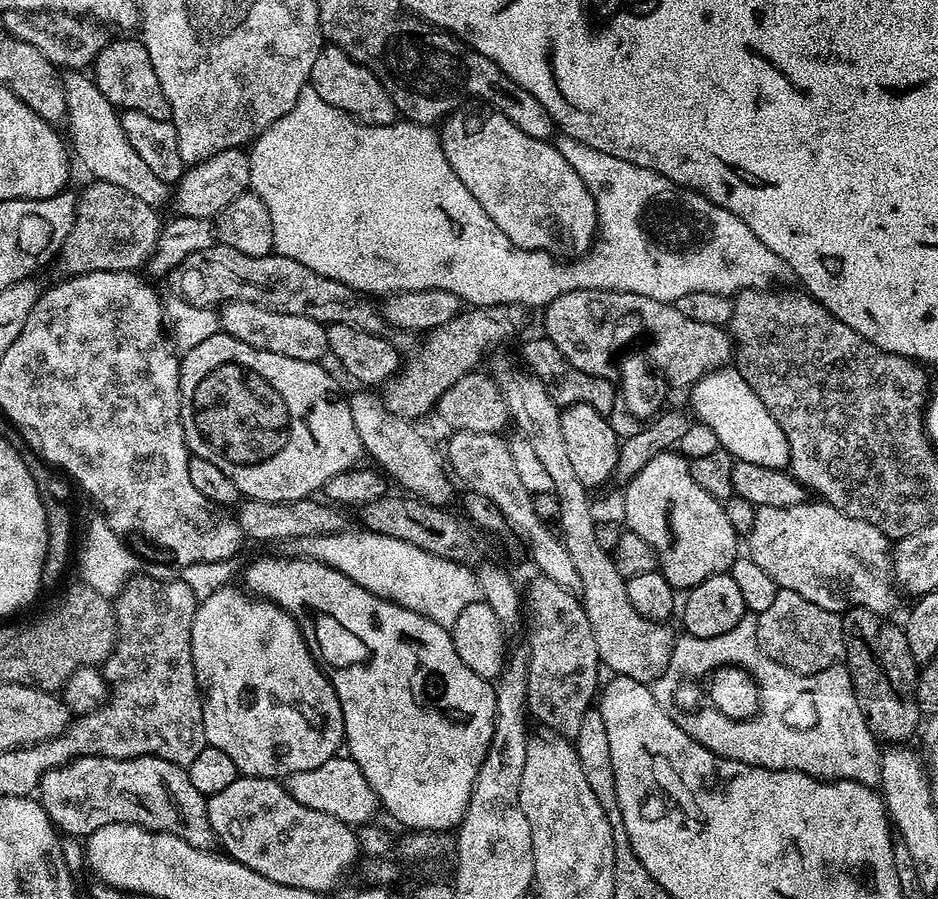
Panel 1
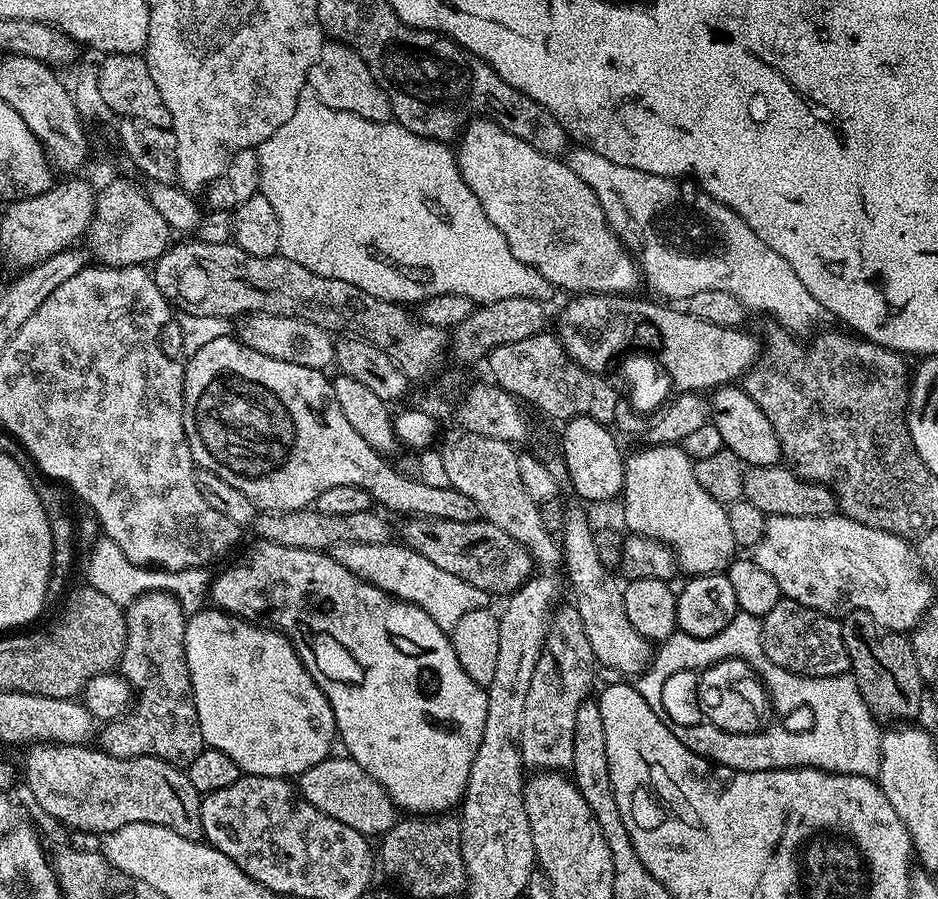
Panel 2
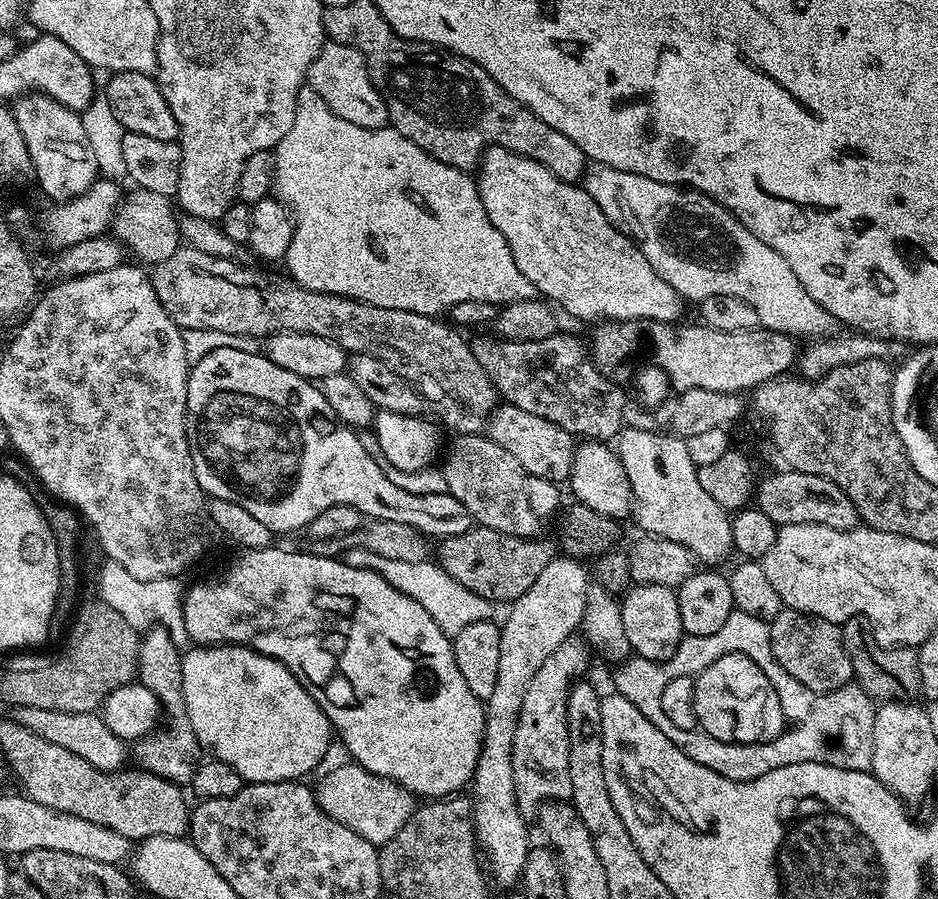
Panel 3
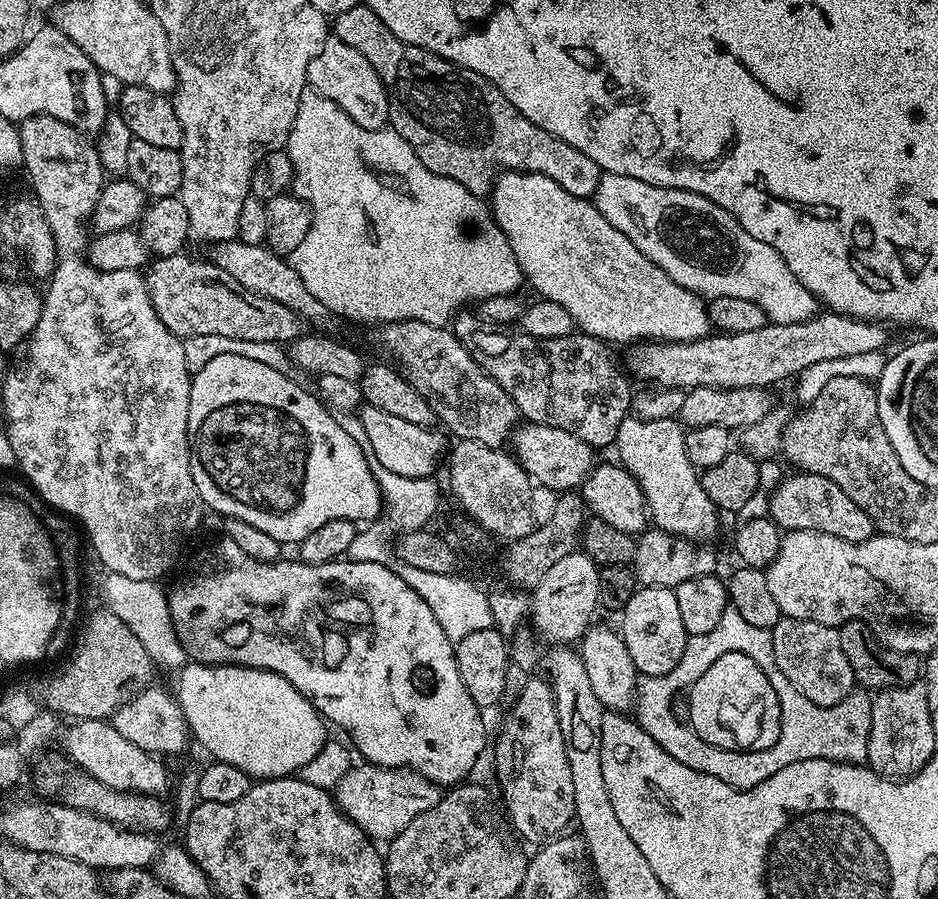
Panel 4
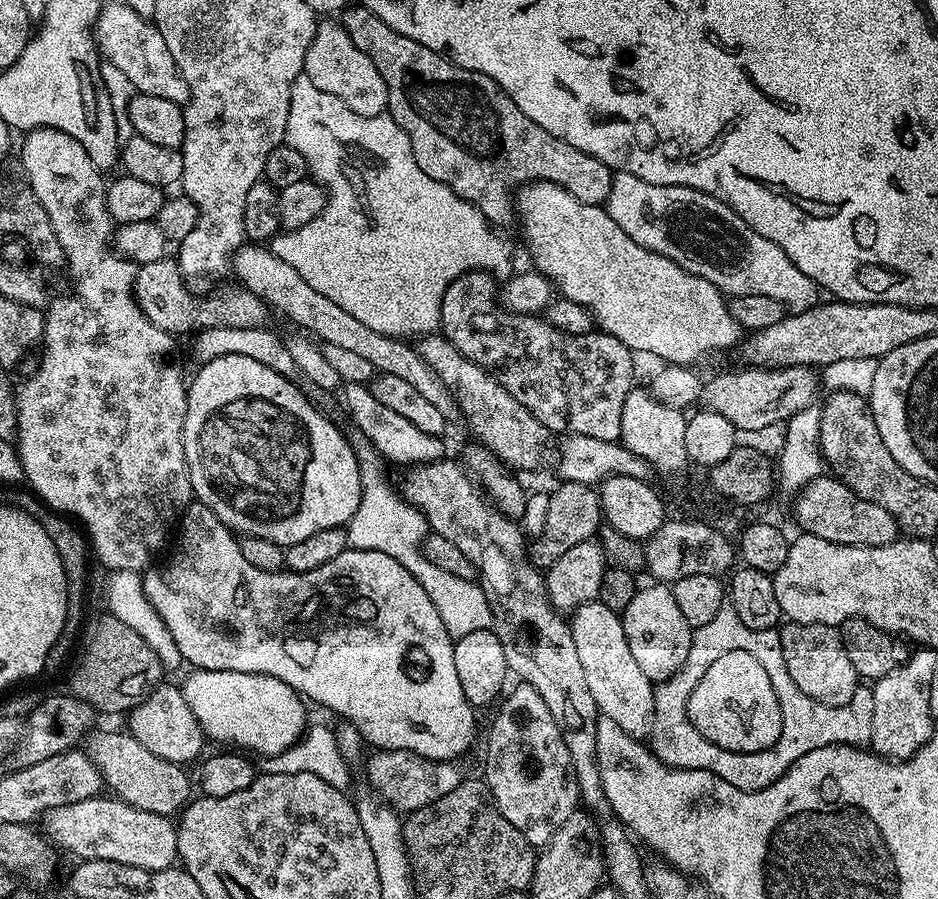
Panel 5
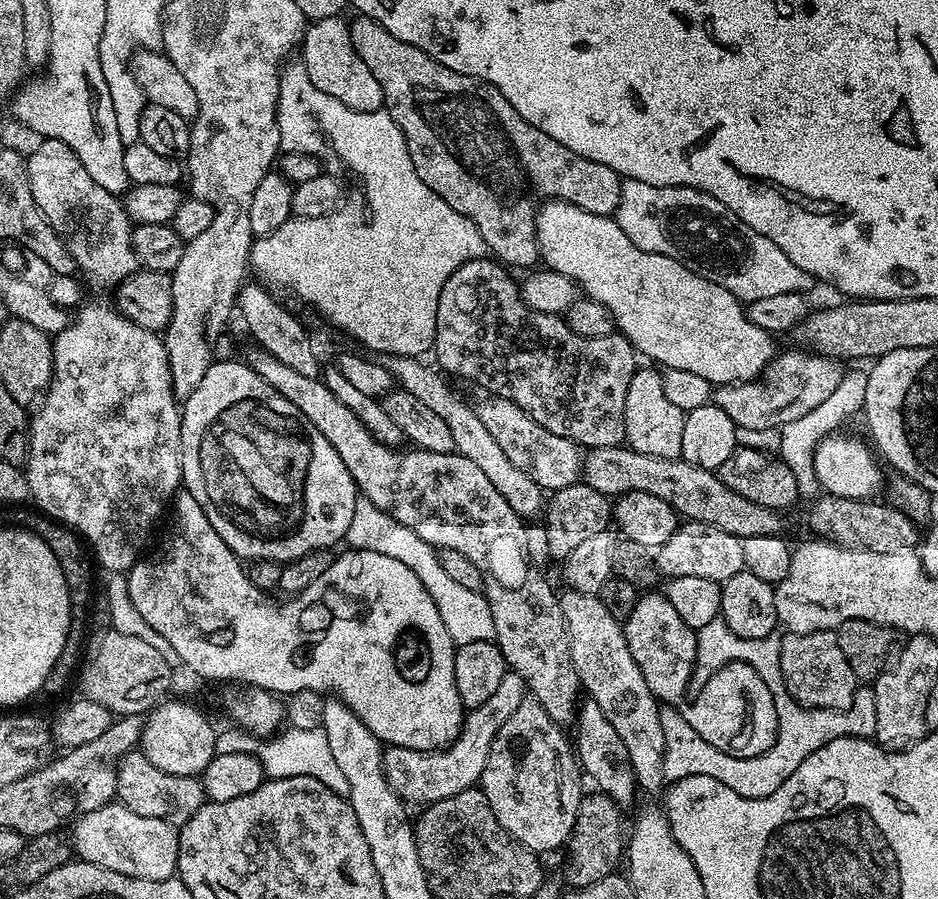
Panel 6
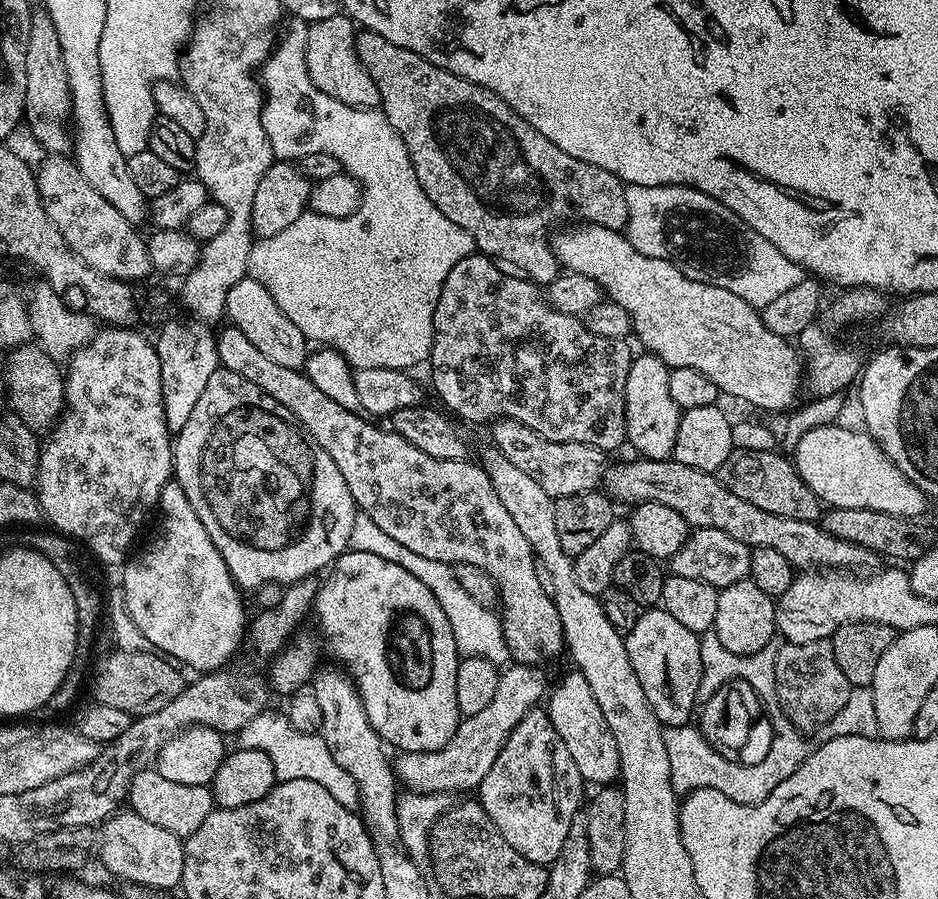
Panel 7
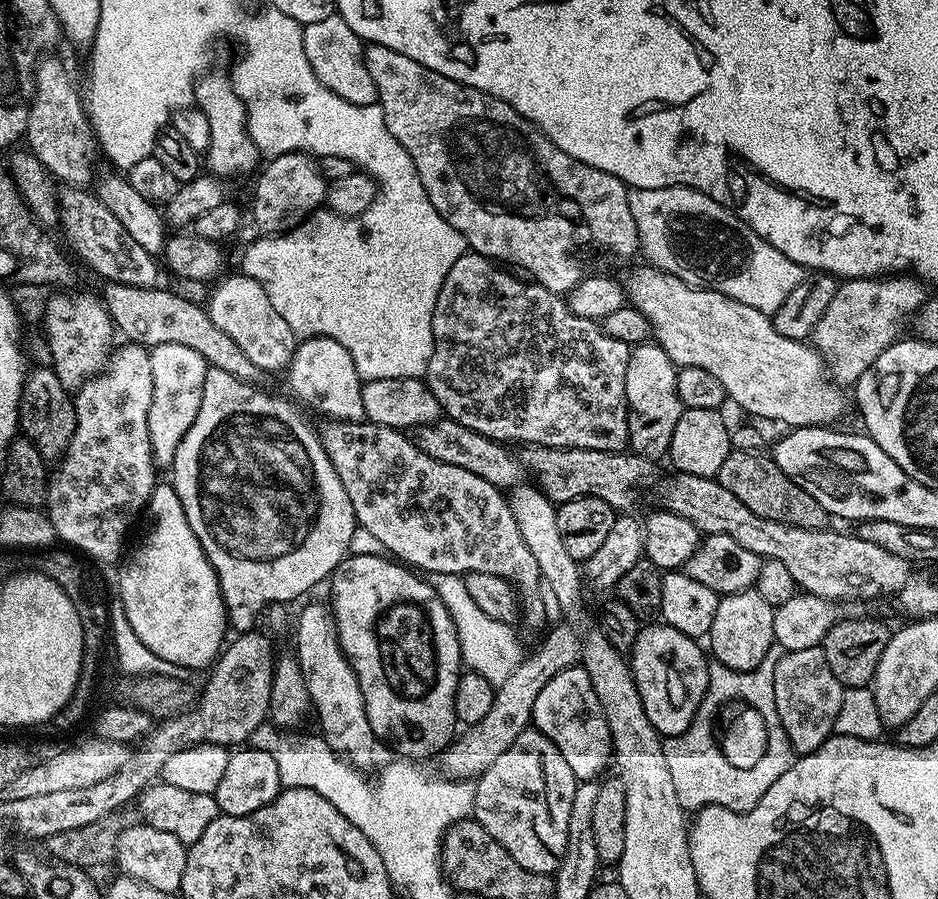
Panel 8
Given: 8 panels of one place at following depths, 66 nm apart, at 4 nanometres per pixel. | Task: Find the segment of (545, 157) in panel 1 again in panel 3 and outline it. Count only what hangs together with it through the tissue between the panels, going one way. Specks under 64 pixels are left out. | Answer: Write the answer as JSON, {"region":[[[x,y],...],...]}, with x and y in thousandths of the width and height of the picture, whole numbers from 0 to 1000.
{"region":[[[528,162],[521,165],[516,170],[510,184],[511,191],[512,196],[509,195],[506,197],[507,210],[512,214],[514,229],[518,234],[521,247],[531,256],[531,260],[535,260],[535,265],[539,265],[539,269],[544,274],[544,283],[548,287],[552,300],[557,305],[561,305],[563,313],[570,318],[572,326],[579,333],[587,336],[590,339],[596,340],[598,344],[601,341],[608,350],[615,352],[618,356],[631,356],[630,358],[647,358],[649,356],[711,356],[713,358],[721,358],[726,355],[726,329],[704,308],[697,300],[697,296],[693,296],[693,291],[689,291],[689,283],[684,283],[682,275],[667,260],[659,257],[646,242],[646,238],[642,238],[638,225],[633,225],[633,220],[629,220],[627,212],[617,204],[595,198],[582,185],[578,185],[560,174],[554,174],[550,169],[545,169],[542,165],[530,165]]]}

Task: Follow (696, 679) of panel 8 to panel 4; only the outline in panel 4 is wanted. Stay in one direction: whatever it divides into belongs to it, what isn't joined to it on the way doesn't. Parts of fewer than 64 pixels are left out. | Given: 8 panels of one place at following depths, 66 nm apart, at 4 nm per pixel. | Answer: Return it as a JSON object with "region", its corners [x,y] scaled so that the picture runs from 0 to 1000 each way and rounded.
{"region":[[[679,653],[661,686],[659,702],[667,714],[667,723],[672,723],[672,732],[676,732],[679,749],[688,753],[705,752],[714,750],[714,745],[723,741],[723,732],[727,732],[727,723],[731,723],[735,705],[731,696],[727,696],[727,682],[723,680],[723,665],[717,655]]]}

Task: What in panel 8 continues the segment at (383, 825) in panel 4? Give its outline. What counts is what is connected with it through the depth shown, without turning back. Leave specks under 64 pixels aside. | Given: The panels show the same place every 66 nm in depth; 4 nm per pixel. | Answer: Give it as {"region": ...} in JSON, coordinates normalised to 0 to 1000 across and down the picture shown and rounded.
{"region":[[[597,692],[590,695],[582,710],[577,714],[568,726],[567,724],[555,734],[552,744],[548,745],[547,750],[544,750],[539,758],[530,762],[527,782],[522,785],[521,793],[518,794],[514,801],[507,805],[500,806],[495,816],[490,818],[478,829],[478,831],[470,838],[467,849],[470,850],[470,860],[477,863],[479,867],[484,868],[505,868],[509,867],[517,857],[521,855],[527,850],[528,844],[532,840],[537,839],[539,834],[547,828],[549,821],[552,821],[552,816],[560,813],[566,804],[569,780],[574,776],[574,771],[578,768],[578,764],[582,759],[586,759],[587,754],[591,754],[591,750],[598,747],[601,744],[611,743],[619,733],[622,724],[622,715],[618,705],[608,696],[603,695],[603,692]]]}

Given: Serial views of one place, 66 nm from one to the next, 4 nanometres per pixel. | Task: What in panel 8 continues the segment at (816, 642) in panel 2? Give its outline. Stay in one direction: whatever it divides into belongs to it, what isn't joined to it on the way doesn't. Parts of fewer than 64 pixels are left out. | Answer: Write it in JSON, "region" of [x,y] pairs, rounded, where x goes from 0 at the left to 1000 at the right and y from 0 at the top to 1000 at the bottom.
{"region":[[[877,720],[836,725],[826,731],[826,736],[825,781],[829,785],[834,808],[844,826],[844,835],[849,839],[860,839],[872,834],[872,830],[876,830],[876,825],[881,825],[883,820],[888,818],[893,790],[898,790],[898,776],[902,766],[893,759],[893,754],[889,754],[889,745],[885,745],[885,736],[881,736]]]}

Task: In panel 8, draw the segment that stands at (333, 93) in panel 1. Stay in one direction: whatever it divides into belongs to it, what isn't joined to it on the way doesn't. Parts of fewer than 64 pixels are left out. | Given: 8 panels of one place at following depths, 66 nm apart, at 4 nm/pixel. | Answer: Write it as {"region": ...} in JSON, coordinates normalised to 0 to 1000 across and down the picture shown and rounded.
{"region":[[[360,16],[343,20],[343,24],[330,24],[324,28],[324,50],[326,66],[330,68],[330,78],[339,82],[339,91],[348,96],[360,109],[373,113],[377,118],[394,118],[402,115],[399,87],[394,87],[394,78],[390,78],[388,68],[389,46],[384,43],[367,21]]]}

